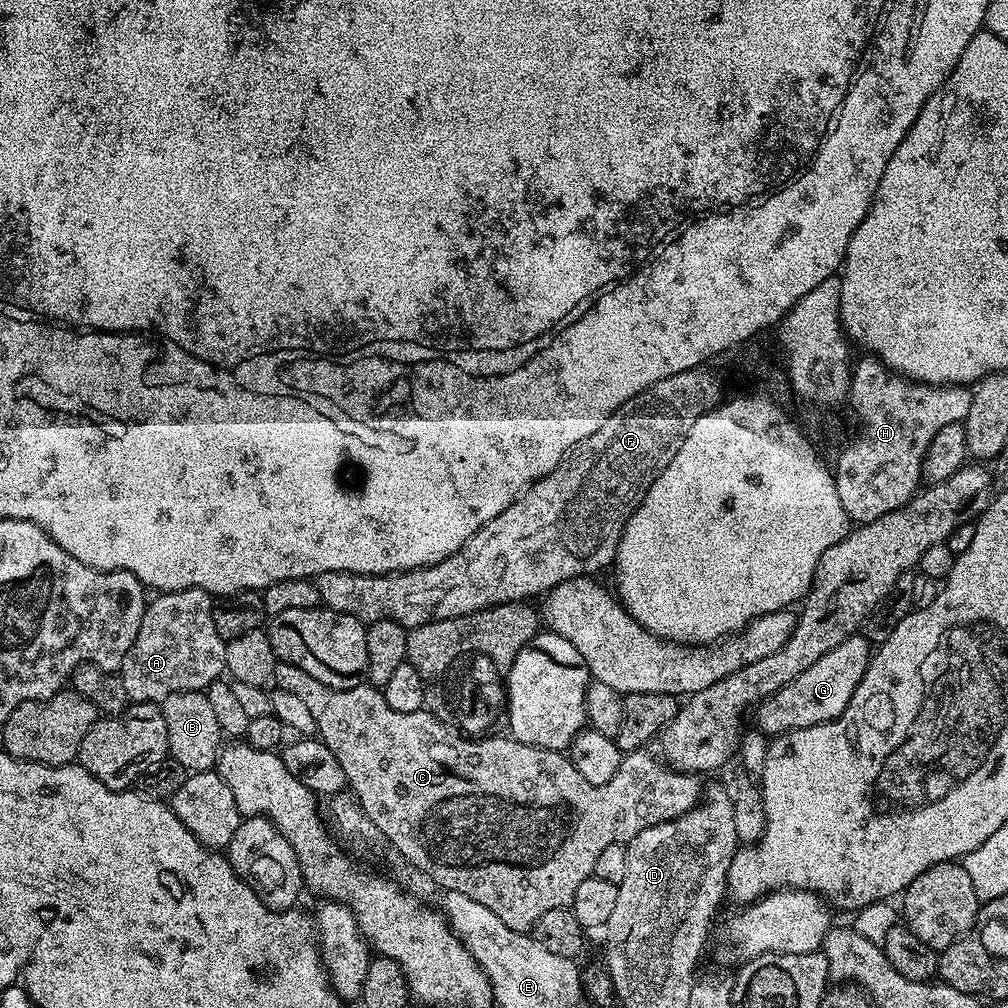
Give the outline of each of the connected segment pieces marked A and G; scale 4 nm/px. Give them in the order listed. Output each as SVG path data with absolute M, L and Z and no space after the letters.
M187 588L160 594L145 607L138 638L118 669L129 701L151 704L170 698L170 694L204 692L225 675L226 642L214 626L213 603L211 592Z
M863 634L846 638L846 642L838 642L834 650L822 654L814 666L806 666L794 682L786 682L782 690L773 696L761 700L754 709L755 727L771 738L788 732L792 728L818 726L822 722L830 722L846 710L854 690L858 690L858 682L862 682L862 674L866 674L868 663L872 661L873 645L868 643Z

